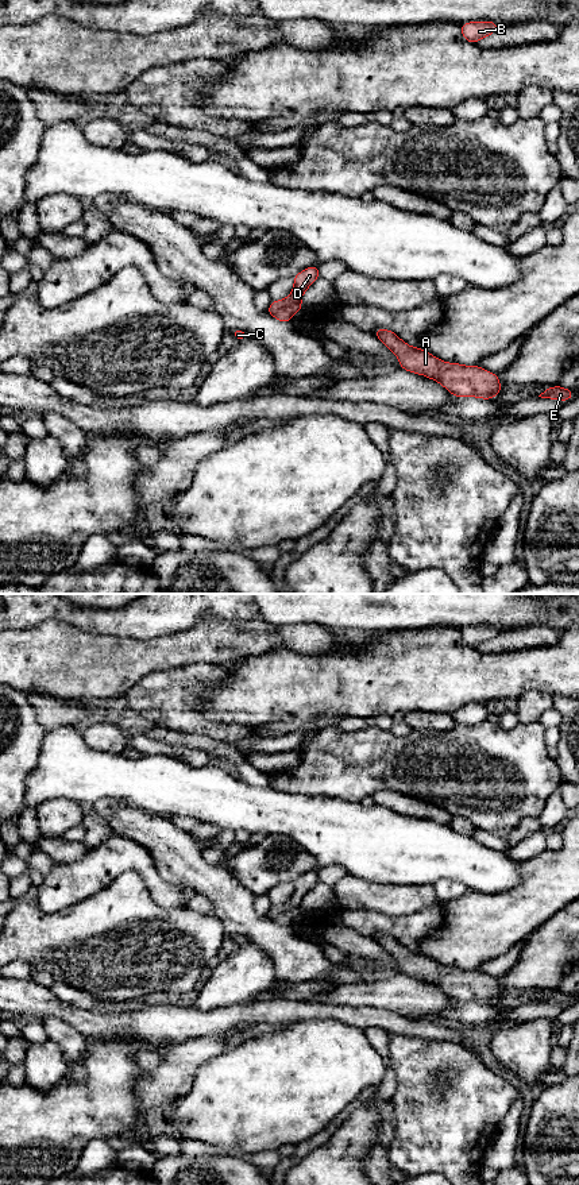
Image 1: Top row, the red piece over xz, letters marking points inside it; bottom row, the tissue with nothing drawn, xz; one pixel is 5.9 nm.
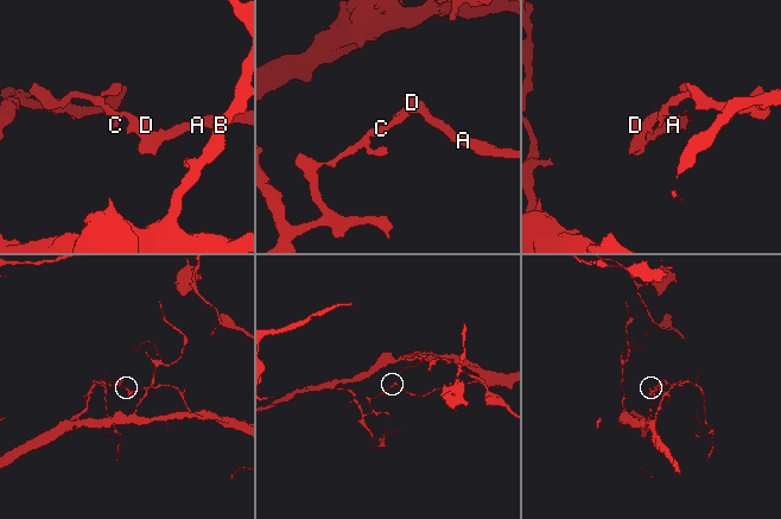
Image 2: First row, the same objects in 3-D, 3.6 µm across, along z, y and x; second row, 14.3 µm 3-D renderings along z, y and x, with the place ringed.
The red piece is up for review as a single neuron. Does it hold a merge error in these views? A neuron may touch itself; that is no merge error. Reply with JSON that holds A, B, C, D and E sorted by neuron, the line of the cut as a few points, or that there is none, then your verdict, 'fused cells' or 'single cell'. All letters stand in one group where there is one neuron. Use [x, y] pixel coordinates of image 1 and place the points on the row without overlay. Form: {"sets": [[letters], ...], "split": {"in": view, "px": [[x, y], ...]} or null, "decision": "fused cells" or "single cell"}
{"sets": [["A", "D", "E"], ["B", "C"]], "split": {"in": "xz", "px": [[298, 906], [280, 913], [273, 919]]}, "decision": "fused cells"}

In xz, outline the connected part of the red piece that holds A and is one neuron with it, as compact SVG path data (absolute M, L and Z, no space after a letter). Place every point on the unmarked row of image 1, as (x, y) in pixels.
M377 934L374 938L395 958L404 974L437 985L455 1001L490 1004L501 996L497 979L479 970L445 968L421 953L408 950L394 937L387 934Z

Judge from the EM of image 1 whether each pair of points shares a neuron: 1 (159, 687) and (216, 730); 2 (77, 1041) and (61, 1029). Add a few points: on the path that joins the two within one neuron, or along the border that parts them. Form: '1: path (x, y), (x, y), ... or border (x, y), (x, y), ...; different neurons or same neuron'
1: path (173, 701), (193, 721), (203, 725); same neuron
2: path (73, 1041), (65, 1033); same neuron

